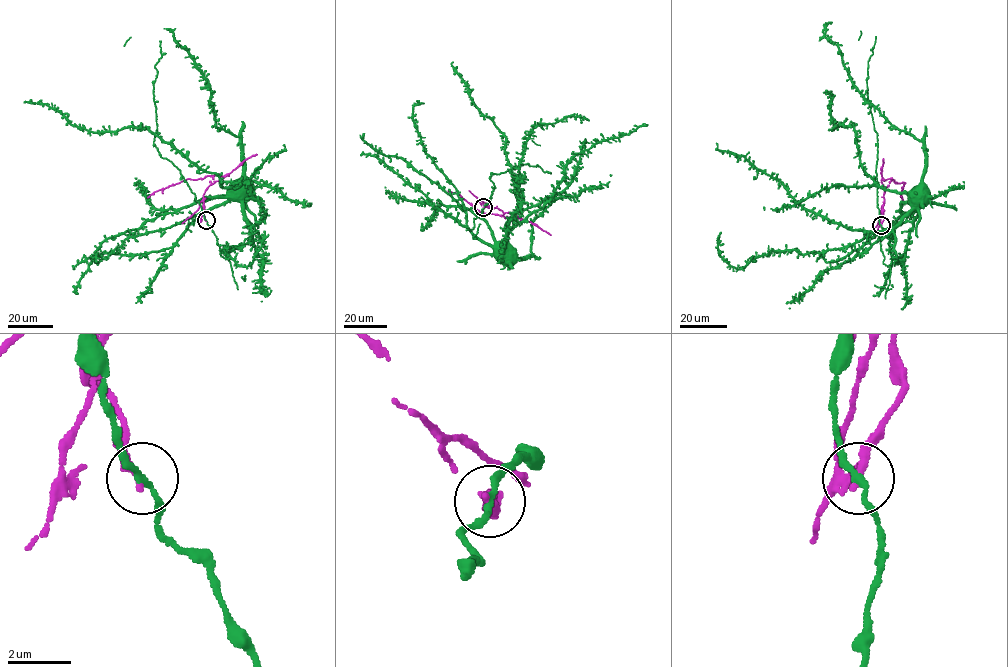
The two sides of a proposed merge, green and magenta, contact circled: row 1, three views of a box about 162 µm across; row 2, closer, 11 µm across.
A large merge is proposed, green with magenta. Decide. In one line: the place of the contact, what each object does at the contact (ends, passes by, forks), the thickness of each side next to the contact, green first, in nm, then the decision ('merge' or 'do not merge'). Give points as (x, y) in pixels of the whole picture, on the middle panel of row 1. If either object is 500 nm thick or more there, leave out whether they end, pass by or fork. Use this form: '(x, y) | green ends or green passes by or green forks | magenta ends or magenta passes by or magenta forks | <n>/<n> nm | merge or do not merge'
(483, 207) | green passes by | magenta ends | 180/240 nm | do not merge

